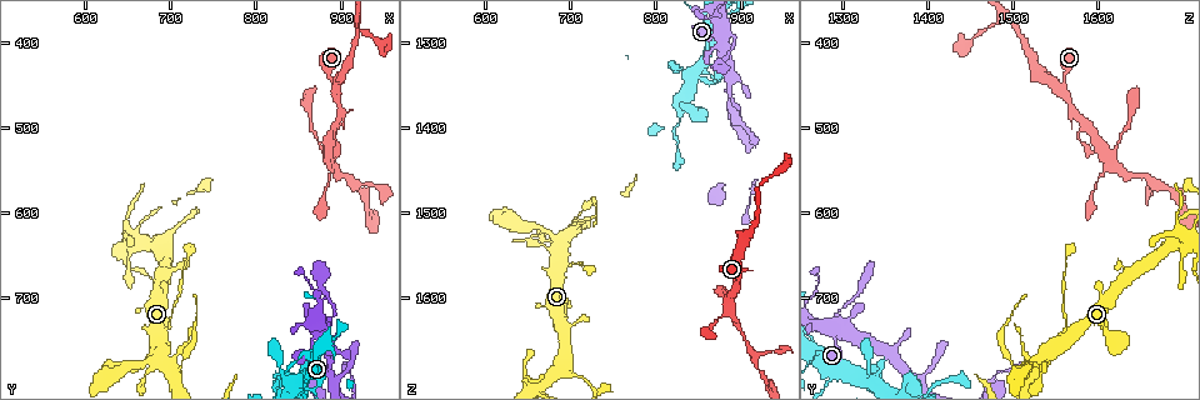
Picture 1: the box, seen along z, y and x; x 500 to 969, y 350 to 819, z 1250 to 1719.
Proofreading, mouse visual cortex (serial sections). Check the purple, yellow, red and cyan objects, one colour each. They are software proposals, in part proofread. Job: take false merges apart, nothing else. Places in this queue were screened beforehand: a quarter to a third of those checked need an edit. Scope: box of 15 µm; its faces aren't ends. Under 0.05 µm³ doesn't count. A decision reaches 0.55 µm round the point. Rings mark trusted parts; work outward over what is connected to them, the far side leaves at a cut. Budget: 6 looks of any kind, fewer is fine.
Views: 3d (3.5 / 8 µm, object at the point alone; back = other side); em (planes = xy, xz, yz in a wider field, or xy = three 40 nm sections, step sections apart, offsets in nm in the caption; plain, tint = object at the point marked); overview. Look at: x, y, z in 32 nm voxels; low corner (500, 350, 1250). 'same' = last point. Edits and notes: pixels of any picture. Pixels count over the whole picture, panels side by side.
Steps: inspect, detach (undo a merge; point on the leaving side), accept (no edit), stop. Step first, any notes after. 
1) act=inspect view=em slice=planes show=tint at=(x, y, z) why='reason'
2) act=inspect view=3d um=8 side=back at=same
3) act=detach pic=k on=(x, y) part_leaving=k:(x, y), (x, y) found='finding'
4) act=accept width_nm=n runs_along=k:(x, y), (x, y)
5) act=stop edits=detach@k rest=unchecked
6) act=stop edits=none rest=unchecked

act=inspect view=3d um=3.5 at=(885, 535, 1610) why='four arms meet'

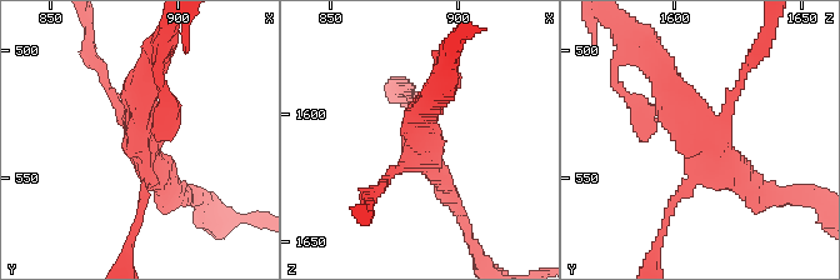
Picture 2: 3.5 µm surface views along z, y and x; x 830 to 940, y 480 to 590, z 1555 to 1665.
act=inspect view=em slice=xy step=2 show=tint at=(886, 534, 1612) arms=4 arm_widths_nm=150,150,250,350

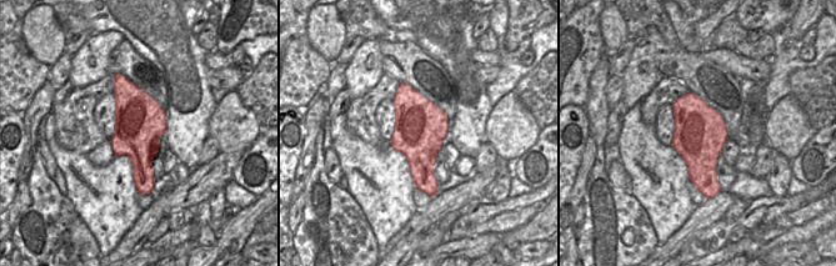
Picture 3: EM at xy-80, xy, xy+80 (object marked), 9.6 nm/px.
act=accept runs_along=2:(660, 68), (726, 168), (759, 190) found='all the same cell'

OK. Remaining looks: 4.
act=inspect view=3d um=3.5 at=(935, 605, 1700) why='sharp bend'

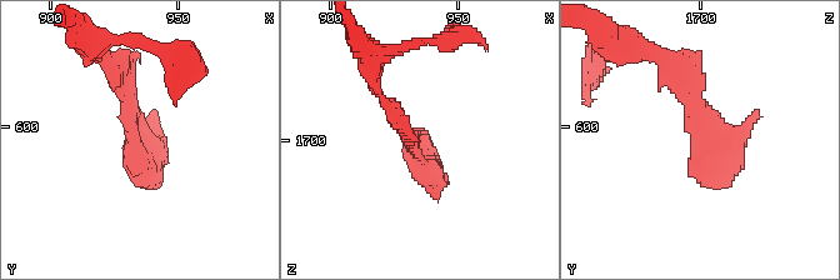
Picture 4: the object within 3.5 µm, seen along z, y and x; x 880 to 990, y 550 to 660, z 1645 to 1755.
act=inspect view=em slice=xy step=2 show=tint at=(934, 606, 1700) why='now the EM'

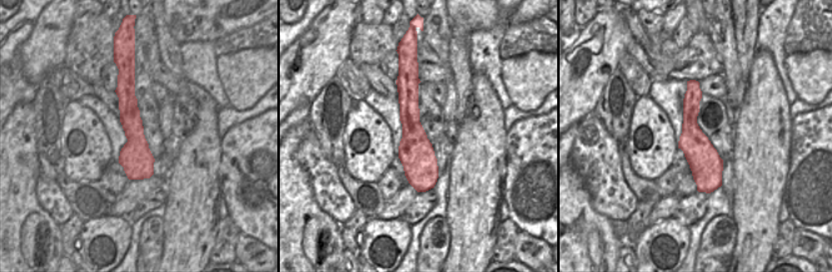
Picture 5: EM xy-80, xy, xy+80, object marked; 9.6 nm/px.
act=accept found='all the same cell'

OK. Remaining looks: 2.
act=inspect view=3d um=3.5 at=(655, 650, 1700) why='calibre changes'

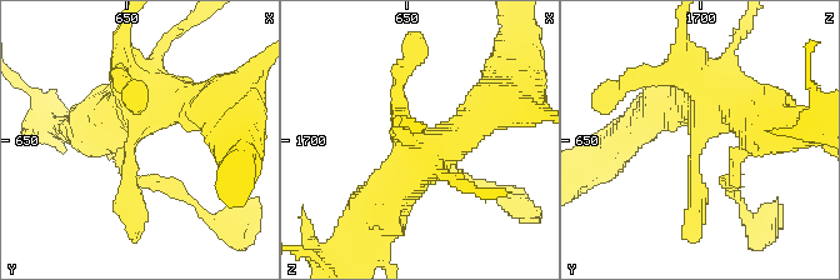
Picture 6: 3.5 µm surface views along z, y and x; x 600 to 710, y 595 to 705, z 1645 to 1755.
act=accept runs_along=6:(171, 103), (140, 103), (133, 226) found='all the same cell'

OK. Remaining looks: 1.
act=stop edits=none rest=unchecked

